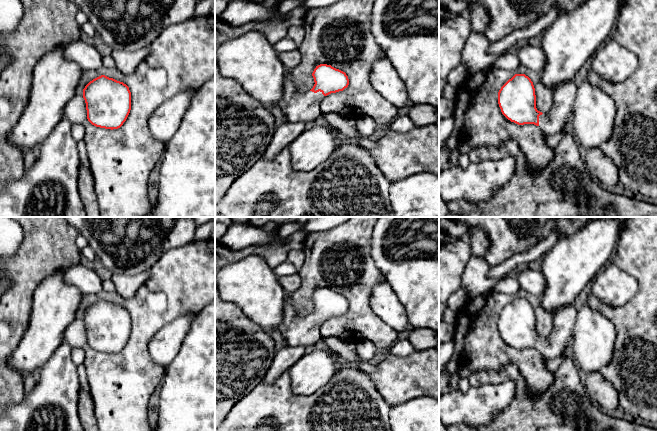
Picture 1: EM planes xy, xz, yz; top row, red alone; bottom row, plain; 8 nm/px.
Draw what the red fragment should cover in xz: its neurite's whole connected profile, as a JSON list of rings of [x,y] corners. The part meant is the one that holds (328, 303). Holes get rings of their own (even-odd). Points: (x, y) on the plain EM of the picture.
[[[320,288],[314,293],[312,300],[314,310],[305,317],[296,315],[292,302],[292,293],[286,292],[283,308],[283,320],[279,327],[288,346],[309,347],[322,339],[320,327],[322,323],[331,318],[343,315],[349,309],[345,296],[327,288]]]

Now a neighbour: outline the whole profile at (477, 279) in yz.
[[[473,255],[469,258],[462,275],[462,288],[469,299],[492,289],[502,279],[498,274],[491,273],[490,267],[485,258]]]

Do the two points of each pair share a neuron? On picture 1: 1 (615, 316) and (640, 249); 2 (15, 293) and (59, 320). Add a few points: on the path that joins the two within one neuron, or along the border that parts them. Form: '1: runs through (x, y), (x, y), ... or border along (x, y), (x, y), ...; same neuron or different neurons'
1: runs through (634, 305), (644, 295), (644, 268); same neuron
2: border along (41, 282), (33, 294), (32, 309), (27, 326); different neurons

